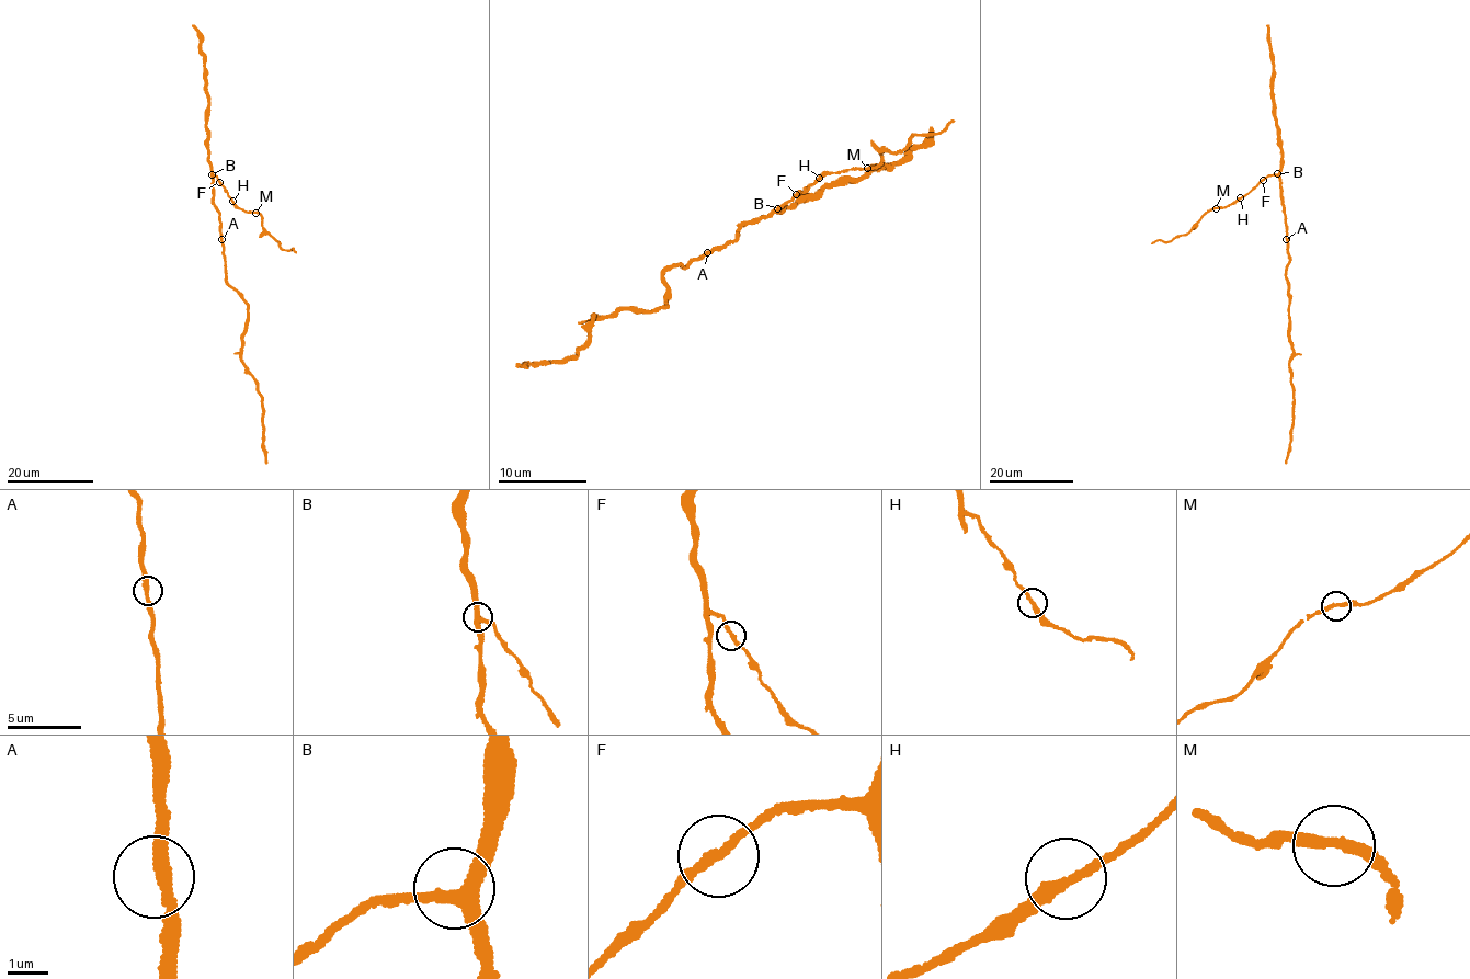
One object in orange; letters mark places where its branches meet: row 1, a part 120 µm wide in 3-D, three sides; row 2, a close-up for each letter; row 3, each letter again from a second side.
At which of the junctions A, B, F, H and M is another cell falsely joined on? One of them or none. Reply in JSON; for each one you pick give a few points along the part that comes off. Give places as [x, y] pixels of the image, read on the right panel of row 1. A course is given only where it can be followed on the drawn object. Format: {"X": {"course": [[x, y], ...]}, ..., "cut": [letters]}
{"cut": []}

